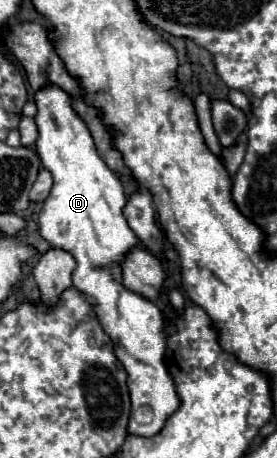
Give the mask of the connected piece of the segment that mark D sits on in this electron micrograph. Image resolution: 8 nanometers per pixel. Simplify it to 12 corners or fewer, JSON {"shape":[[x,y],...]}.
{"shape":[[59,86],[35,94],[53,188],[39,234],[67,250],[127,372],[129,434],[179,408],[165,316],[121,282],[137,236],[121,180]]}

